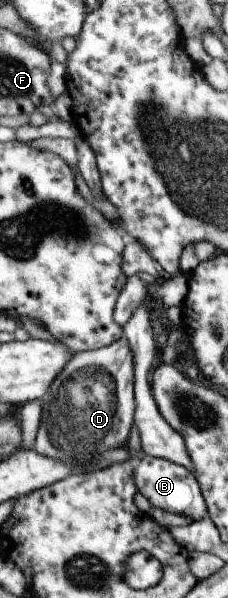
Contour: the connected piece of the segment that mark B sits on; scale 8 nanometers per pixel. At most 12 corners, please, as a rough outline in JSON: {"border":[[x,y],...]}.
{"border":[[143,455],[133,463],[135,490],[151,507],[206,517],[191,471]]}

